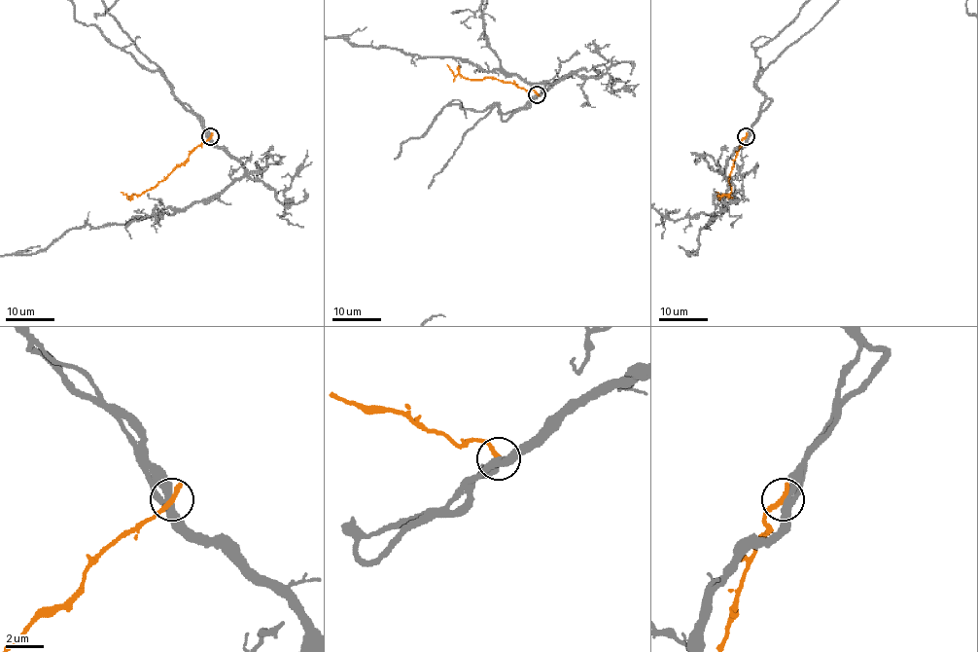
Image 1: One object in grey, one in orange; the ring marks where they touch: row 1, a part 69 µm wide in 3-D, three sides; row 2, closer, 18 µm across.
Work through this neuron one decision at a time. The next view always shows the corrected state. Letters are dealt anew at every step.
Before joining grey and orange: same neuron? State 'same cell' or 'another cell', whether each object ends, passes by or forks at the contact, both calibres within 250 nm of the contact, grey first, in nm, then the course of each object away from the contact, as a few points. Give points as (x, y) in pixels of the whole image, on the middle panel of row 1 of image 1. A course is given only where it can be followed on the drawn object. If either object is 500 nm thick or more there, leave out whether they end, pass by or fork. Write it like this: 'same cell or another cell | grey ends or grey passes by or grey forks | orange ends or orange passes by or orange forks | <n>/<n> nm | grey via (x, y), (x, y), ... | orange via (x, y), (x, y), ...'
another cell | grey passes by | orange ends | 440/320 nm | orange via (537, 94), (533, 90), (491, 78), (471, 80), (454, 75), (447, 64)

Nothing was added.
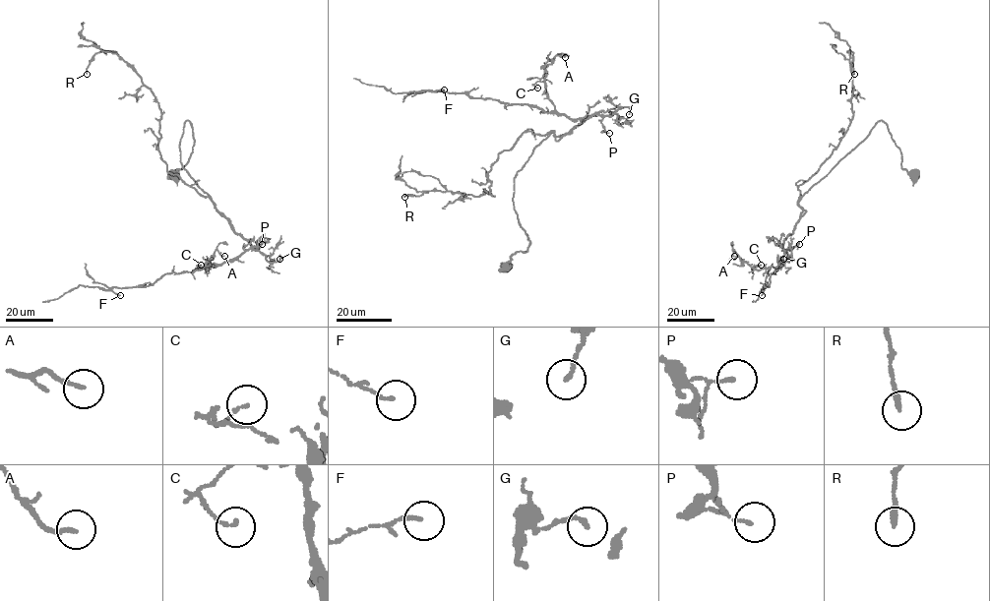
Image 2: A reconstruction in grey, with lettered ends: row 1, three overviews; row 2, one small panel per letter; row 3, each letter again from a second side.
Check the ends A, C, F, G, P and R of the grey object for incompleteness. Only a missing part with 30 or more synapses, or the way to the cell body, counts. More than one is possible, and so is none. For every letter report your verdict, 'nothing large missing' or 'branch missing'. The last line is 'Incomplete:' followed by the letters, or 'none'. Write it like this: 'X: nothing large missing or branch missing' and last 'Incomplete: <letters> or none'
A: nothing large missing
C: nothing large missing
F: nothing large missing
G: nothing large missing
P: nothing large missing
R: nothing large missing
Incomplete: none

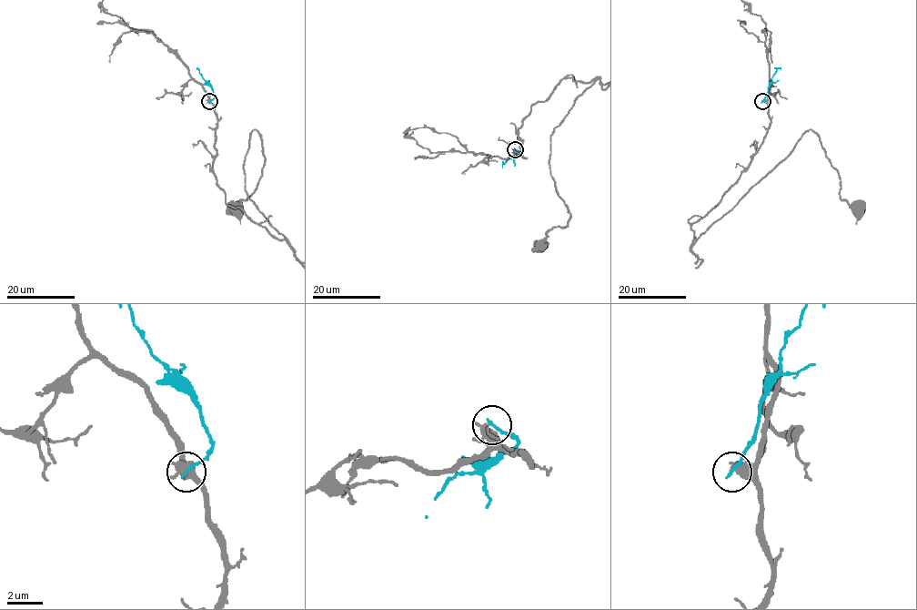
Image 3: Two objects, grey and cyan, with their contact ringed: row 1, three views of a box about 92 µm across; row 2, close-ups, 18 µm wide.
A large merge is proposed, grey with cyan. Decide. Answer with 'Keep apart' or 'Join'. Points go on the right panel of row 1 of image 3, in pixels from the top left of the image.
Keep apart

